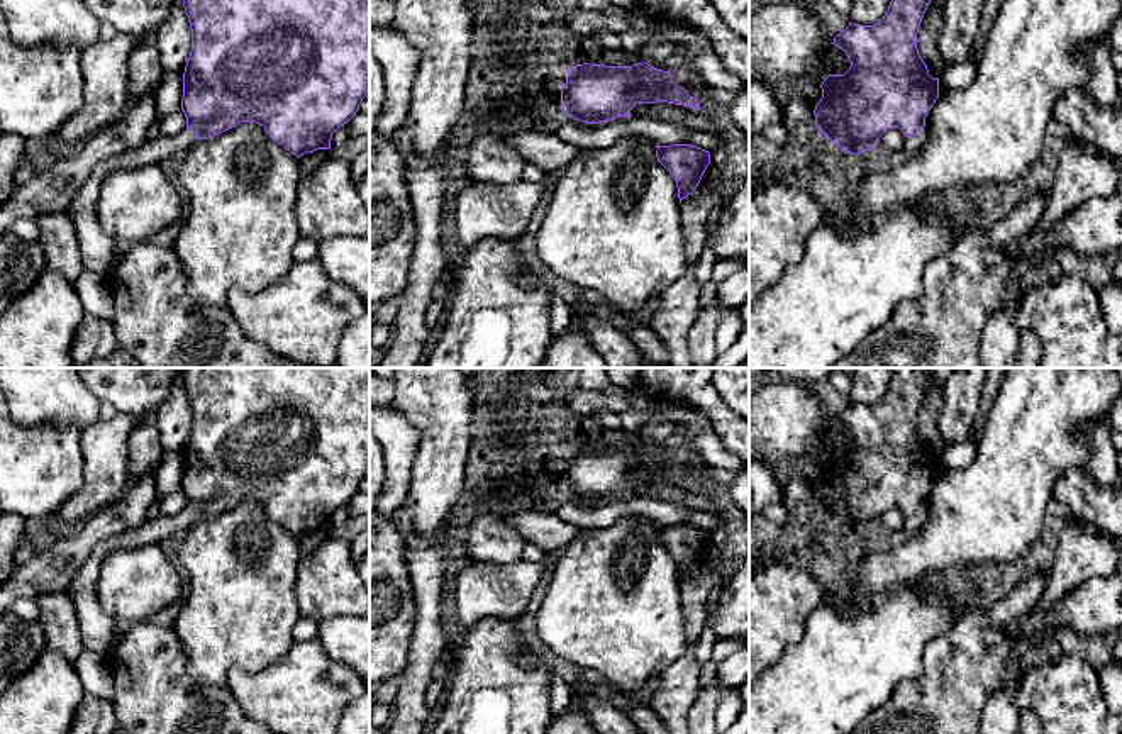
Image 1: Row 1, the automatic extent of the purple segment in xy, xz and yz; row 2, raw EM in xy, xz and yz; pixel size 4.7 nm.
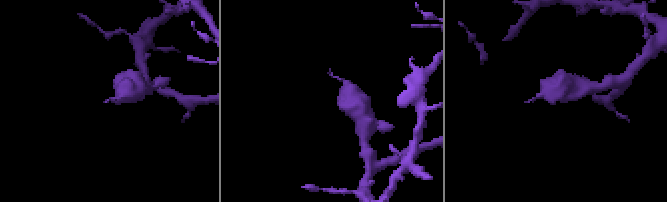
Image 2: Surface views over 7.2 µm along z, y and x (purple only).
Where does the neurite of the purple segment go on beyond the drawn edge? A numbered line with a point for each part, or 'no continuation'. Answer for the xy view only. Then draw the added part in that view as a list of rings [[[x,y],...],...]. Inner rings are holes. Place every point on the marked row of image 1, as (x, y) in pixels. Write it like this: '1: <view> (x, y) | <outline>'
1: xy (99, 251) | [[[185,127],[176,136],[159,136],[154,141],[146,141],[142,146],[107,158],[93,168],[90,178],[78,190],[68,210],[76,229],[83,268],[86,271],[108,276],[119,256],[117,241],[100,227],[95,210],[100,197],[100,185],[107,175],[114,170],[132,170],[146,164],[168,166],[183,158],[195,142],[195,134]]]

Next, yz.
1: yz (912, 144) | [[[925,127],[920,129],[915,136],[905,137],[903,149],[902,149],[898,158],[912,158],[912,156],[915,156],[924,147],[927,139],[929,139],[929,134],[927,134]]]

